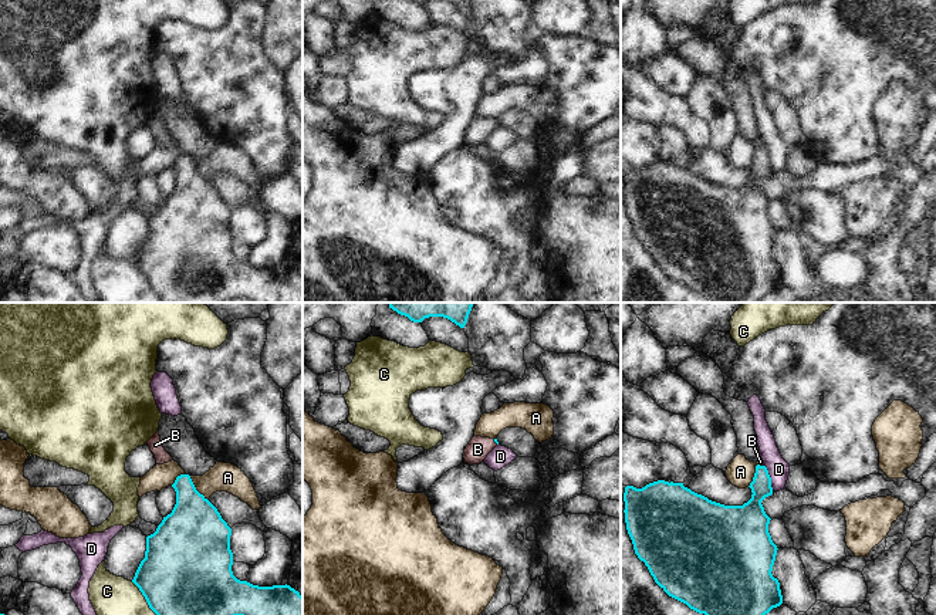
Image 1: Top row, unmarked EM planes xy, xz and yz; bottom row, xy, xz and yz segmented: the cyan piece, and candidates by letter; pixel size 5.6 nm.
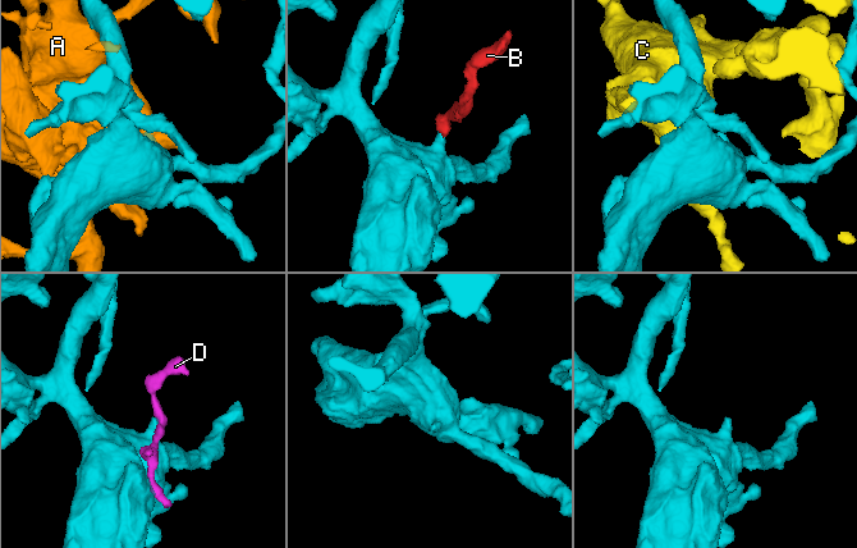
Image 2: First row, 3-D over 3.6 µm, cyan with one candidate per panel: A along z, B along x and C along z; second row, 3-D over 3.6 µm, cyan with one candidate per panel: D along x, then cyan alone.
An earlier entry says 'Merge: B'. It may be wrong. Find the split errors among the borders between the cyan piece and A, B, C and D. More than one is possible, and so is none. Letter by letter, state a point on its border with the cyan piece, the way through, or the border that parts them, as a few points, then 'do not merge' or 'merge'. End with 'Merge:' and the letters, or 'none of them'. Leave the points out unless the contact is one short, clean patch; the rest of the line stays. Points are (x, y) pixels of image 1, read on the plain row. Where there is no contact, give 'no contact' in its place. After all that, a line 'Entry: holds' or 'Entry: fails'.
A: meets cyan in xy at (195, 171); do not merge
B: meets cyan in yz at (762, 148); runs through yz (760, 168), (762, 148), (760, 144); merge
C: meets cyan in xy at (147, 283); do not merge
D: meets cyan in yz at (770, 161); border along yz (764, 148), (773, 172); do not merge
Merge: B
Entry: holds

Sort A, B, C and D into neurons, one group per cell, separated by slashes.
A / B / C / D

